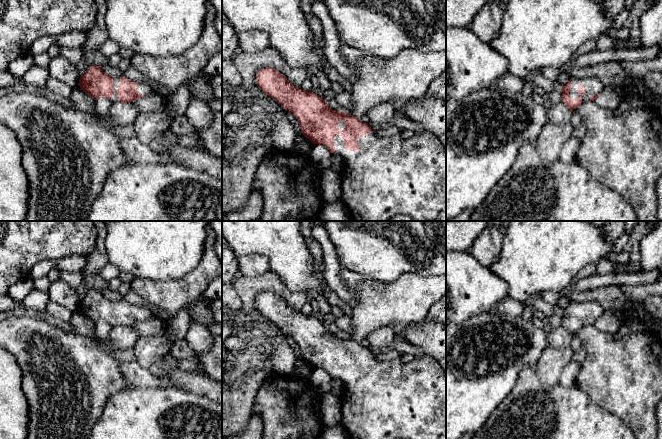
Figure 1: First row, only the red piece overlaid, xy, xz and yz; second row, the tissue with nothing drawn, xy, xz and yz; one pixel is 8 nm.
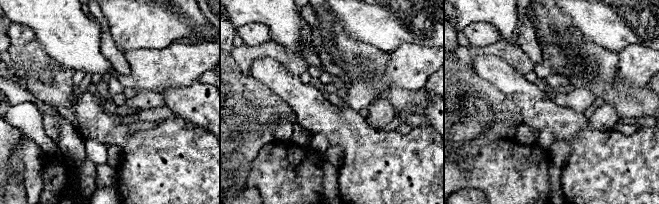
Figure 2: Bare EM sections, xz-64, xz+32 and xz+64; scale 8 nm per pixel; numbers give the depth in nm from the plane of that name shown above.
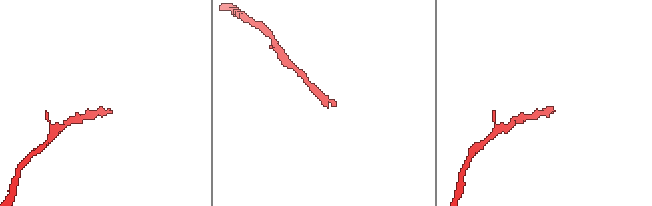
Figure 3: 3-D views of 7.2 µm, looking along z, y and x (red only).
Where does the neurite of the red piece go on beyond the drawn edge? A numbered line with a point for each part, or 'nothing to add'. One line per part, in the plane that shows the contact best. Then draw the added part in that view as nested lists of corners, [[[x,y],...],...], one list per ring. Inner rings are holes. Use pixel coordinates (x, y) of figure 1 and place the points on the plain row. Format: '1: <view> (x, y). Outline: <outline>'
1: xz (391, 399). Outline: [[[428,355],[404,363],[401,358],[378,361],[367,357],[358,362],[359,374],[345,374],[339,358],[334,361],[335,378],[343,381],[341,424],[351,439],[446,439],[446,373],[440,364]]]

